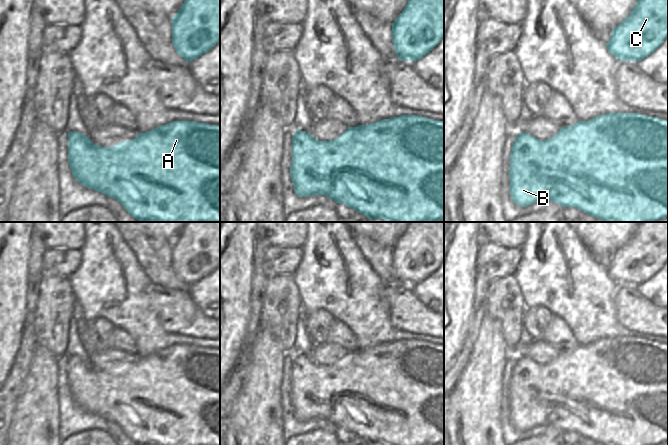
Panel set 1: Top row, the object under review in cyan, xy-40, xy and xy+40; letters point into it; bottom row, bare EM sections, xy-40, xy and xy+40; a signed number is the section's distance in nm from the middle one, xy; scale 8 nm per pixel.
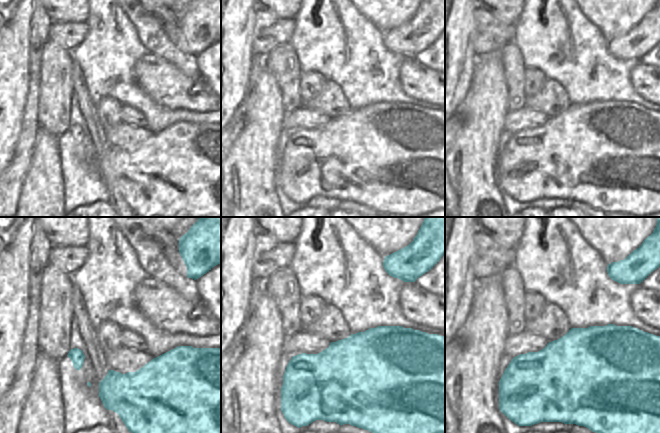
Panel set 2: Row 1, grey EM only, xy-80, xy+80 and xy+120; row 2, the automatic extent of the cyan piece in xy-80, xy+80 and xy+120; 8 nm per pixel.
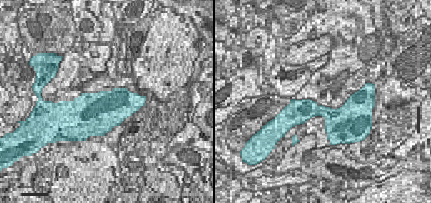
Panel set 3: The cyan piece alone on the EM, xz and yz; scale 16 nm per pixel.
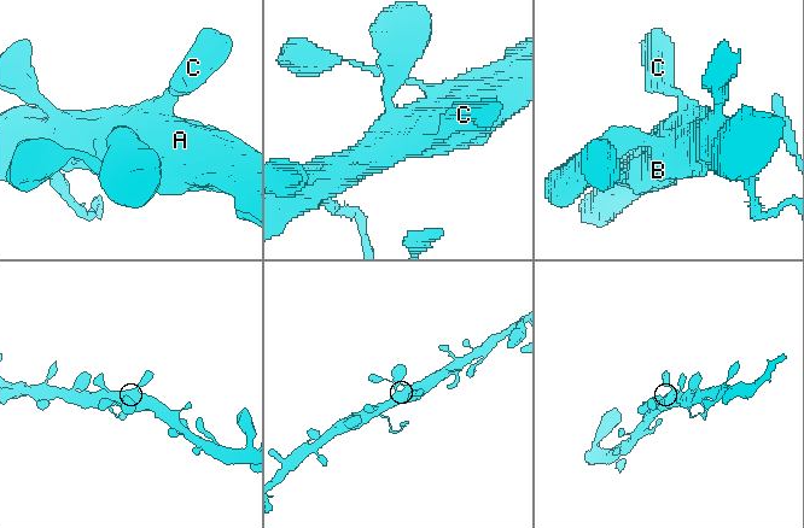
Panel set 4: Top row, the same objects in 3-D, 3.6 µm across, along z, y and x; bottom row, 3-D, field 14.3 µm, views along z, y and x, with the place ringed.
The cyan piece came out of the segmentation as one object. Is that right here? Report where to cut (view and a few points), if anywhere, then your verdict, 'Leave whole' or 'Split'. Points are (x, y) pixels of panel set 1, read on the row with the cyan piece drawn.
No split. Leave whole.

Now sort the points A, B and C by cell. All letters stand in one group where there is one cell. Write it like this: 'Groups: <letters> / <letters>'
Groups: A B C.

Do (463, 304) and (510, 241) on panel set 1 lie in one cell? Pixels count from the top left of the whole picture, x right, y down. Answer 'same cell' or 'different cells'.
different cells

